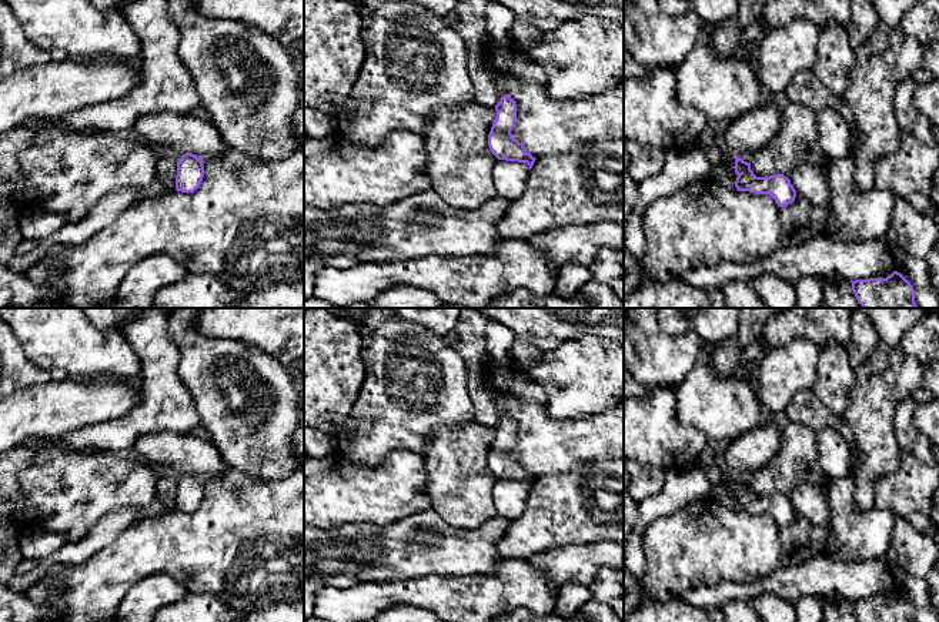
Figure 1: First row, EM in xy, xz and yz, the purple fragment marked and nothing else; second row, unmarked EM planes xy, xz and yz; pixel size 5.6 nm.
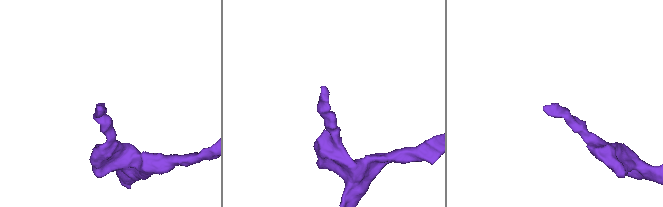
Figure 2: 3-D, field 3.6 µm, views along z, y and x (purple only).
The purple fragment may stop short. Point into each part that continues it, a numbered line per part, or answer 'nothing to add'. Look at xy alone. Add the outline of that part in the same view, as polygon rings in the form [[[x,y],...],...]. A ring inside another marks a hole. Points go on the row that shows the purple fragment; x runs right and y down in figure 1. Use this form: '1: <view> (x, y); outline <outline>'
nothing to add

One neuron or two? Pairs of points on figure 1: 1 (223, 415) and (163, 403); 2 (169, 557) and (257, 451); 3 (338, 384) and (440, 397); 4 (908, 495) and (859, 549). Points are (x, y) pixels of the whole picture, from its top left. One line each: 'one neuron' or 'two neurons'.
1: two neurons
2: two neurons
3: two neurons
4: two neurons

